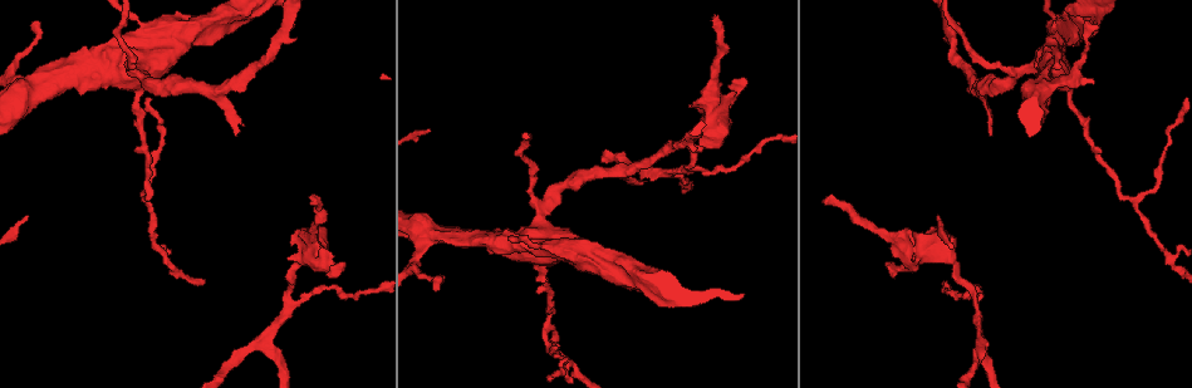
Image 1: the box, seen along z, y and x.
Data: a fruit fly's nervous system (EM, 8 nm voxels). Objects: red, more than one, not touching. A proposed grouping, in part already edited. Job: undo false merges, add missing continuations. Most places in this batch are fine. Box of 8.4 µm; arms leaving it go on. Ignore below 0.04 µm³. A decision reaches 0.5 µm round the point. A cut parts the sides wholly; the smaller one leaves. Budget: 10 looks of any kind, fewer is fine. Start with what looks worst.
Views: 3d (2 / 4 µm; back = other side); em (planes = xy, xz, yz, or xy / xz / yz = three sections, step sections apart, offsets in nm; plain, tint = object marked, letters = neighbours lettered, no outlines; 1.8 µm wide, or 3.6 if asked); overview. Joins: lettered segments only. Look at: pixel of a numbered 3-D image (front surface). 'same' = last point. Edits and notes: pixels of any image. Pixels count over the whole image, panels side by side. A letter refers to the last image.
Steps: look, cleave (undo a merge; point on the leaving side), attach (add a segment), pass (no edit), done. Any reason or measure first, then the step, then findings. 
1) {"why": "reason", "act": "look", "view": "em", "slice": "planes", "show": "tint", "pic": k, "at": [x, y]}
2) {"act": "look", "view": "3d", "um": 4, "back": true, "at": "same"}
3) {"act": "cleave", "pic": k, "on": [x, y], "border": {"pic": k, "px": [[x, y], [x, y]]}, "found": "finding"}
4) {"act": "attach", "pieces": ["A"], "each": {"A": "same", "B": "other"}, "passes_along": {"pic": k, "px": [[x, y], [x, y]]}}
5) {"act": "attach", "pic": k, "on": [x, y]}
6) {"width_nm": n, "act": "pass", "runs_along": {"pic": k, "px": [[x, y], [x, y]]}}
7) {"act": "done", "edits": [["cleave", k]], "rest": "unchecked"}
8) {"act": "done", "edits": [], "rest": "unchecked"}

{"act": "look", "view": "3d", "um": 2, "pic": 1, "at": [826, 205]}

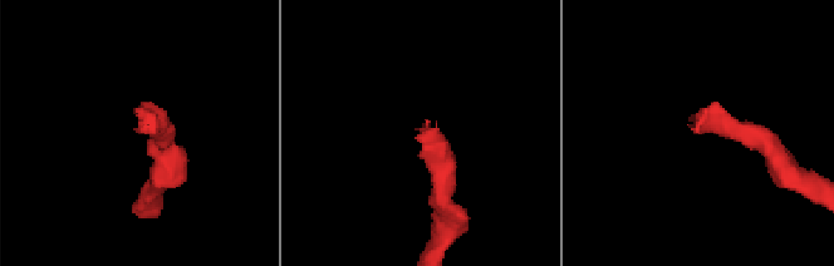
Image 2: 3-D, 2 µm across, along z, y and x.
{"why": "now the EM", "act": "look", "view": "em", "slice": "planes", "show": "tint", "pic": 2, "at": [691, 129]}

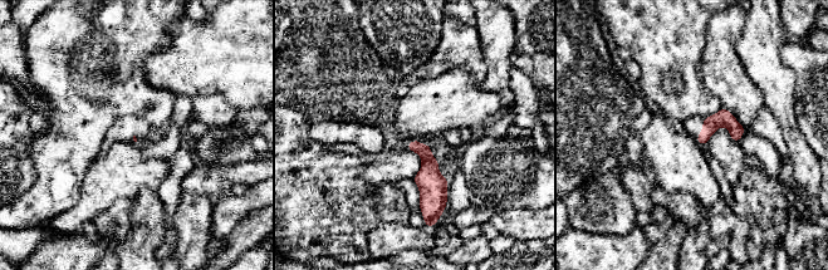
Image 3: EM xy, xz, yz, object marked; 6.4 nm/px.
{"act": "look", "view": "em", "slice": "planes", "show": "letters", "at": "same"}

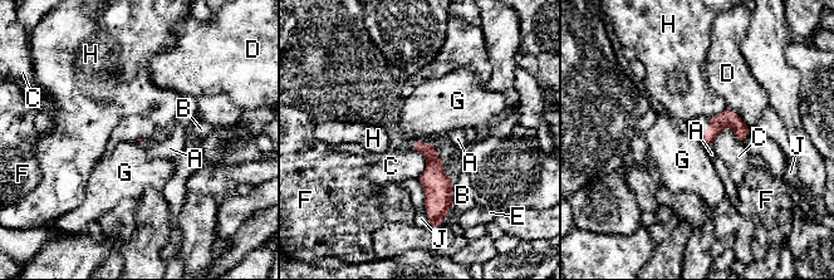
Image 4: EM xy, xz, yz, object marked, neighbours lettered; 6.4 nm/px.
{"longest_contact_nm": ["C", 220], "act": "pass", "each": {"A": "other", "B": "other", "C": "other", "D": "other", "E": "other", "F": "other", "G": "other", "H": "other", "J": "other"}, "border": {"pic": 4, "px": [[701, 142], [707, 146]]}, "found": "none of them fits"}

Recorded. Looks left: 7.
{"why": "three-way junction", "act": "look", "view": "em", "slice": "planes", "show": "tint", "pic": 1, "at": [981, 342]}

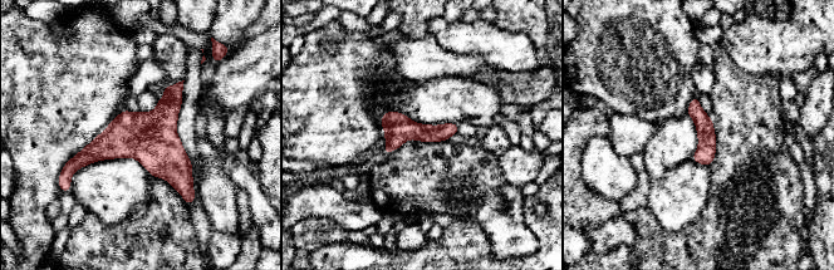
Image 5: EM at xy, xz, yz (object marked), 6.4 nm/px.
{"why": "see the neighbours", "act": "look", "view": "em", "slice": "planes", "show": "letters", "at": "same"}

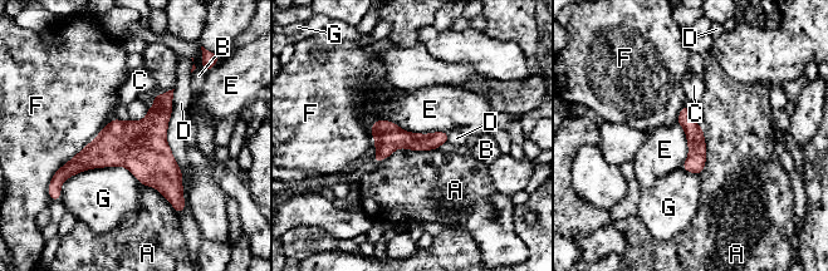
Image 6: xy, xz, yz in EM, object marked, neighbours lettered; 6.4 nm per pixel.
{"longest_contact_nm": ["D", 750], "act": "pass", "each": {"A": "other", "B": "other", "C": "other", "D": "other", "E": "other", "F": "other", "G": "other"}, "border": {"pic": 6, "px": [[380, 118], [411, 132], [447, 133]]}, "found": "continuous, no second neuron"}

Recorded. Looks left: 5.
{"why": "sudden change in width", "act": "look", "view": "em", "slice": "xy", "step": 4, "show": "tint", "pic": 1, "at": [483, 241]}

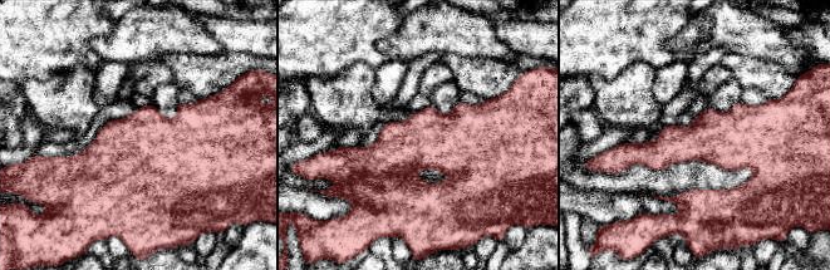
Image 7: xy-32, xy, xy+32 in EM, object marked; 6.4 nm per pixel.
{"act": "look", "view": "em", "slice": "planes", "show": "letters", "at": "same"}

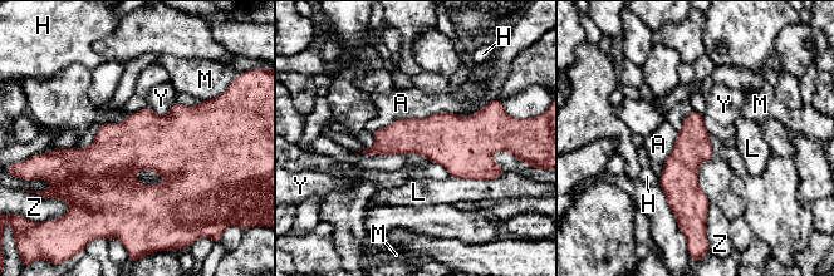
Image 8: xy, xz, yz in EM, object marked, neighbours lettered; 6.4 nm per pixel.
{"width_nm": 240, "act": "pass", "each": {"A": "other", "H": "other", "L": "other", "M": "other", "Y": "other", "Z": "other"}, "border": {"pic": 8, "px": [[176, 102], [165, 114], [147, 107]]}, "found": "continuous, no second neuron"}

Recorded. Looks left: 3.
{"act": "look", "view": "3d", "um": 2, "pic": 1, "at": [886, 264]}

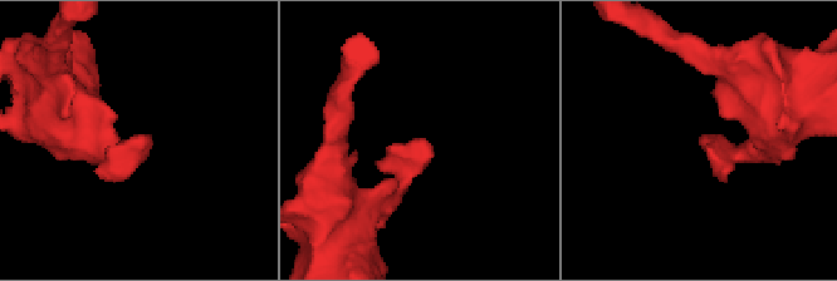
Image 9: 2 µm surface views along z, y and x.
{"why": "now the EM", "act": "look", "view": "em", "slice": "yz", "step": 16, "show": "tint", "pic": 9, "at": [427, 140]}

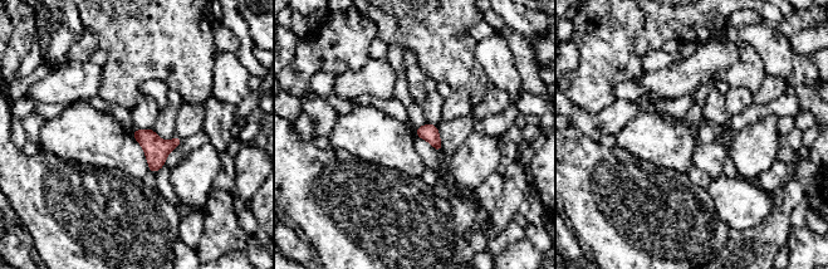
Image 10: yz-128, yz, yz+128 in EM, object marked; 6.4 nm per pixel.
{"why": "another direction", "act": "look", "view": "em", "slice": "planes", "show": "letters", "at": "same"}

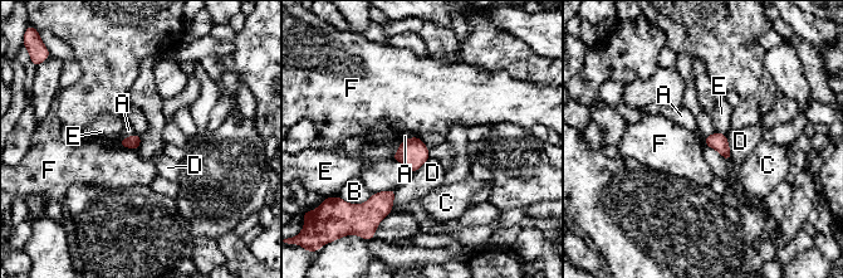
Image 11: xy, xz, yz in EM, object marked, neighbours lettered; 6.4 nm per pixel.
{"act": "pass", "each": {"A": "other", "B": "other", "C": "other", "D": "other", "E": "other", "F": "other"}, "border": {"pic": 11, "px": [[118, 142], [137, 150]]}, "found": "no lettered segment goes on from it"}

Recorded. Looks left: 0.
{"act": "done", "edits": [], "rest": "unchecked"}

